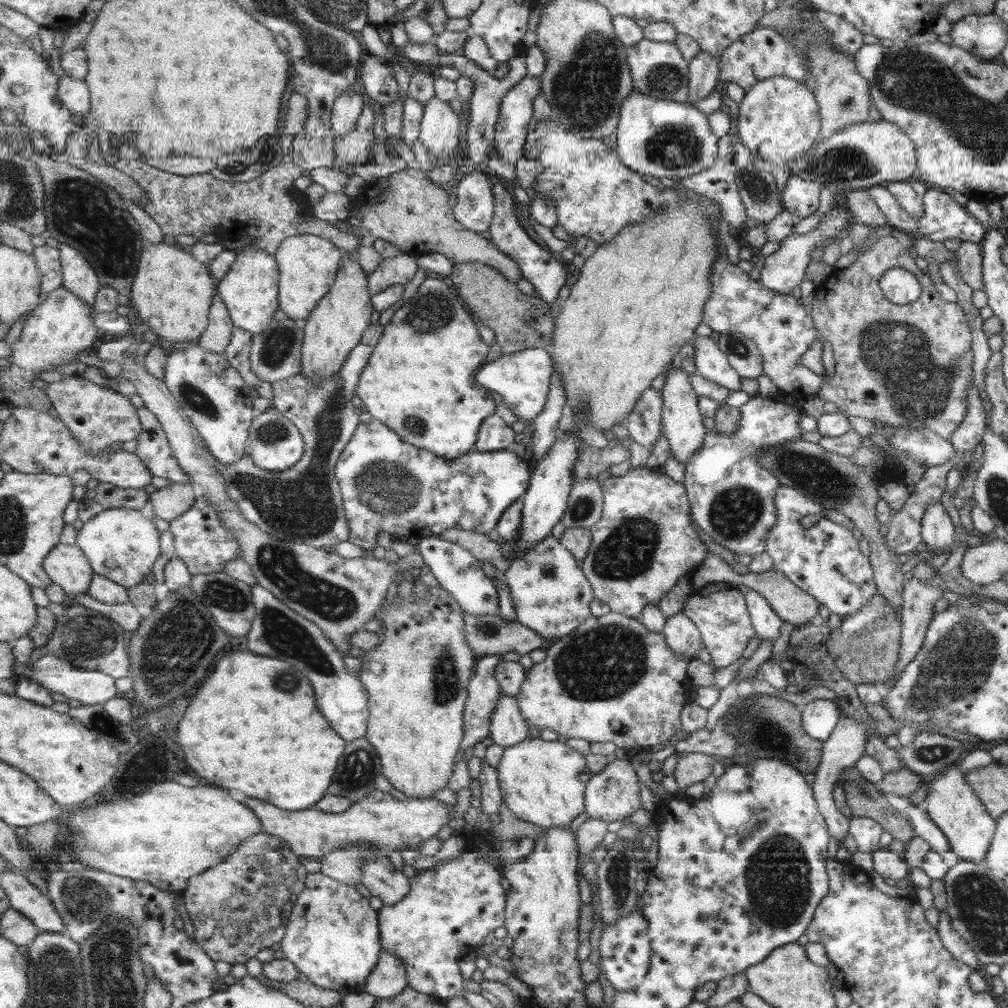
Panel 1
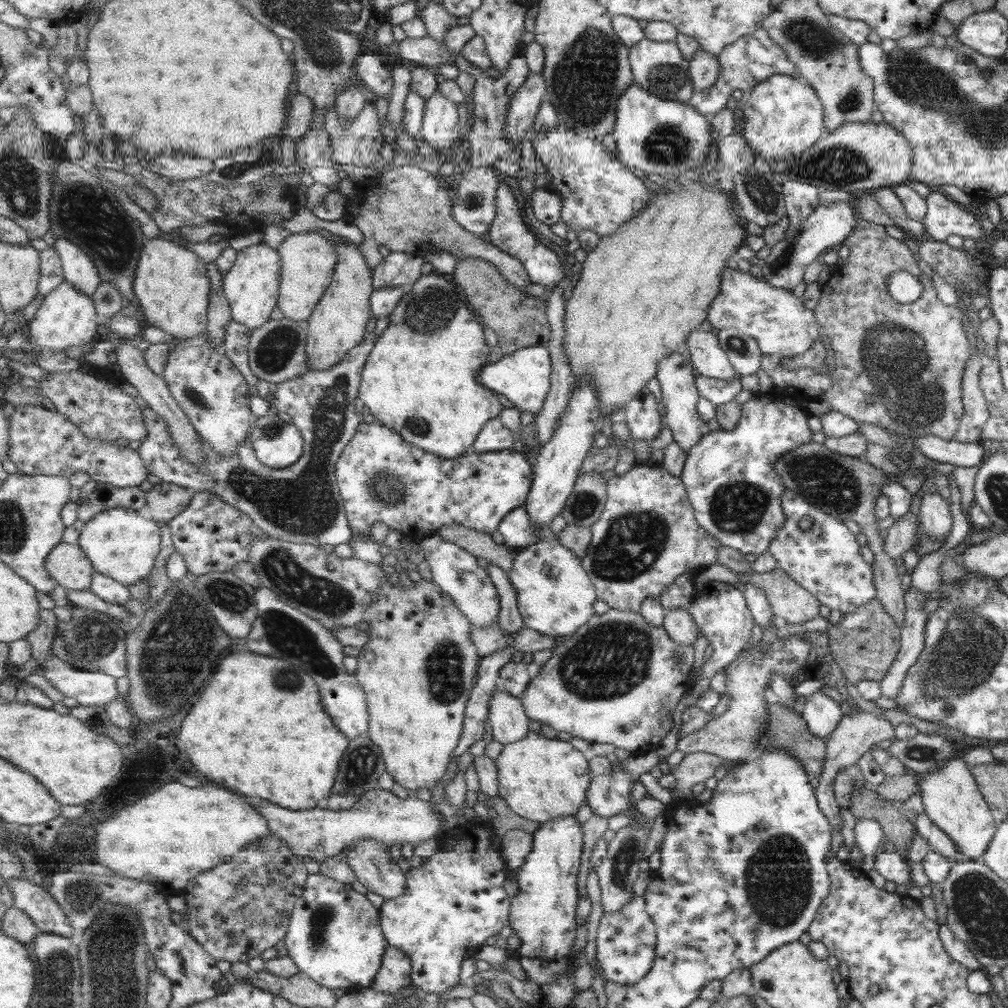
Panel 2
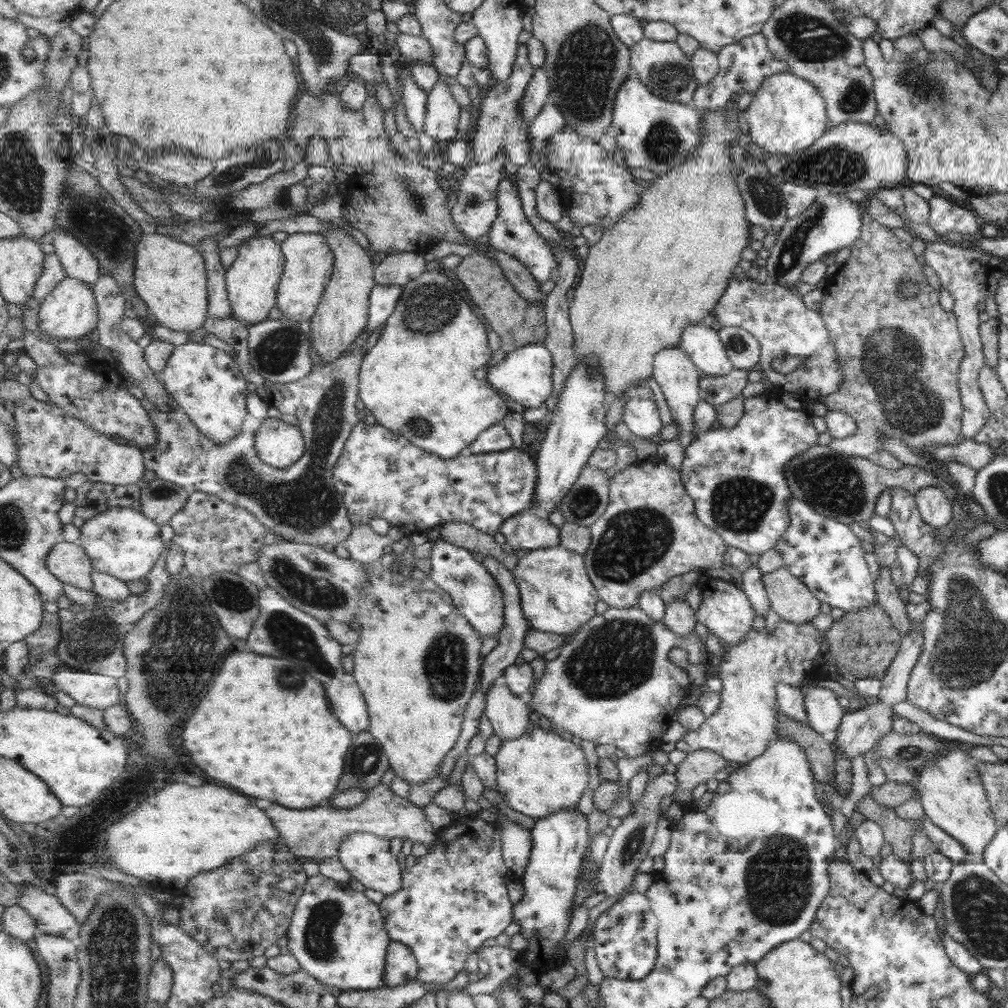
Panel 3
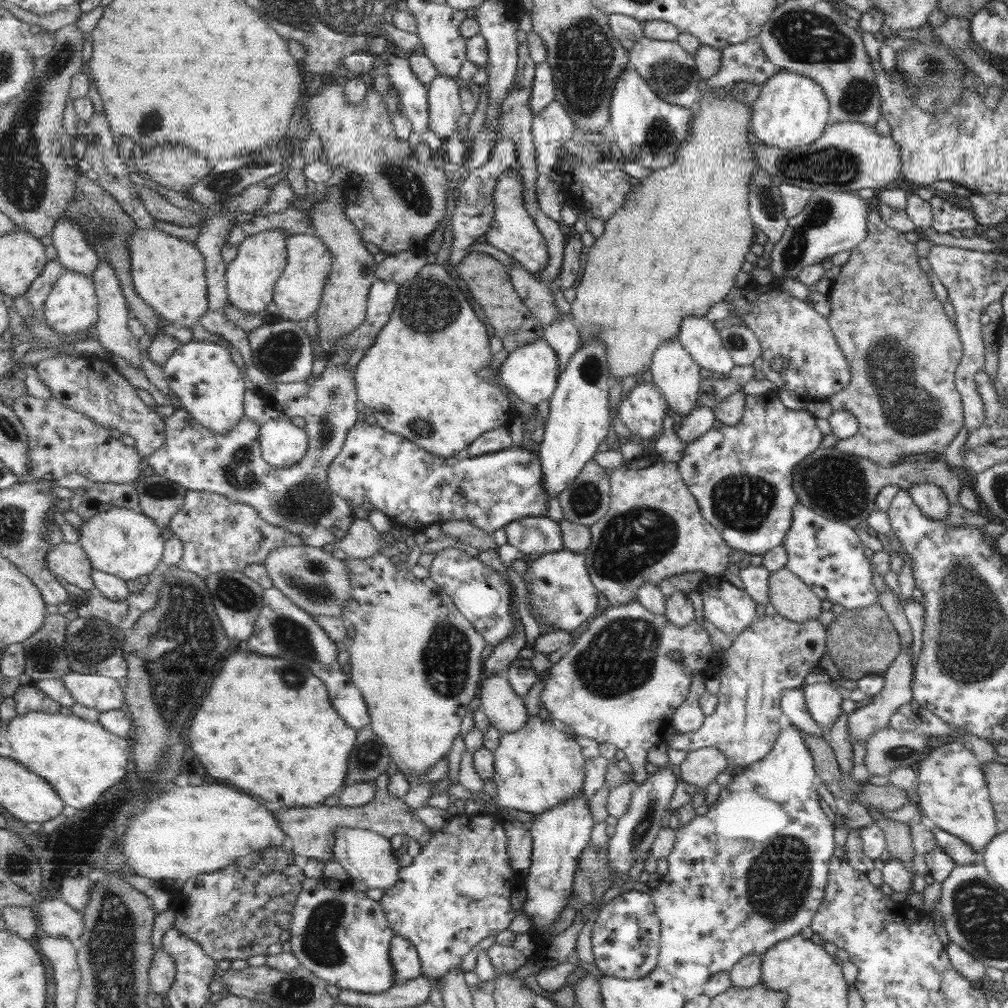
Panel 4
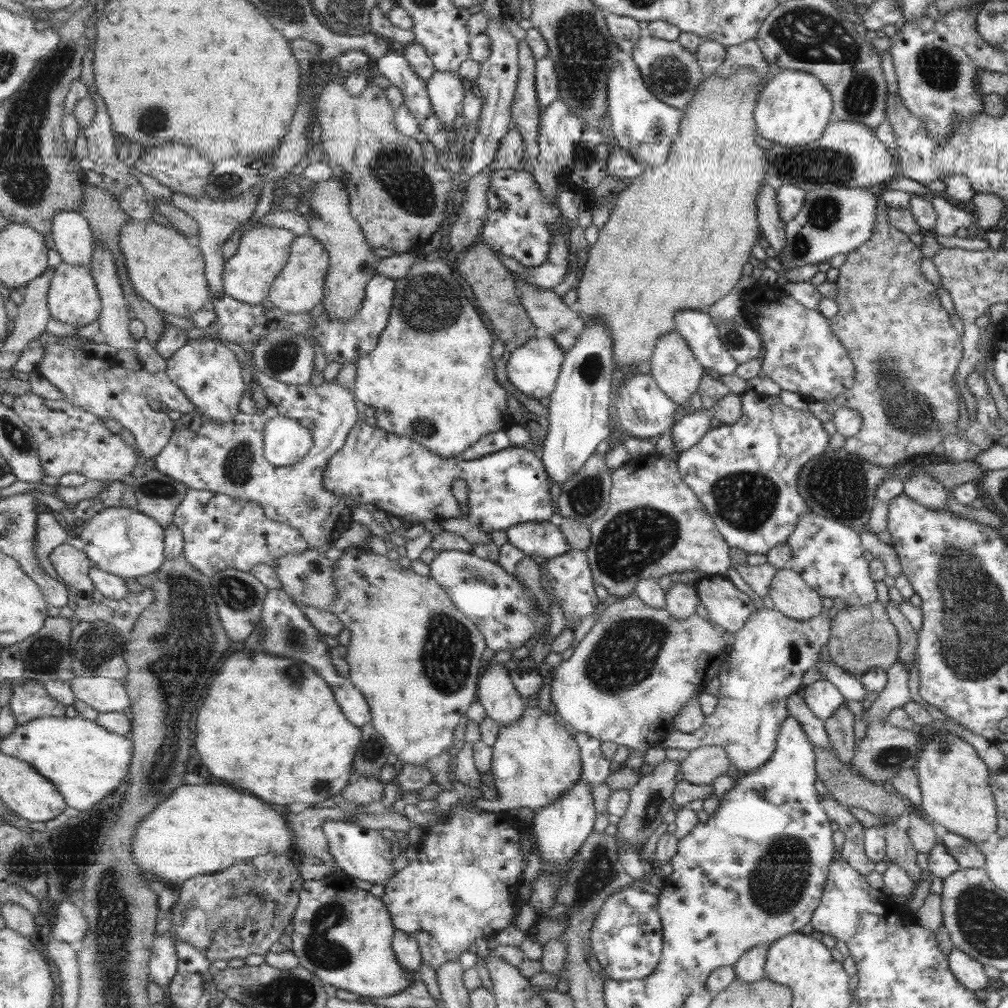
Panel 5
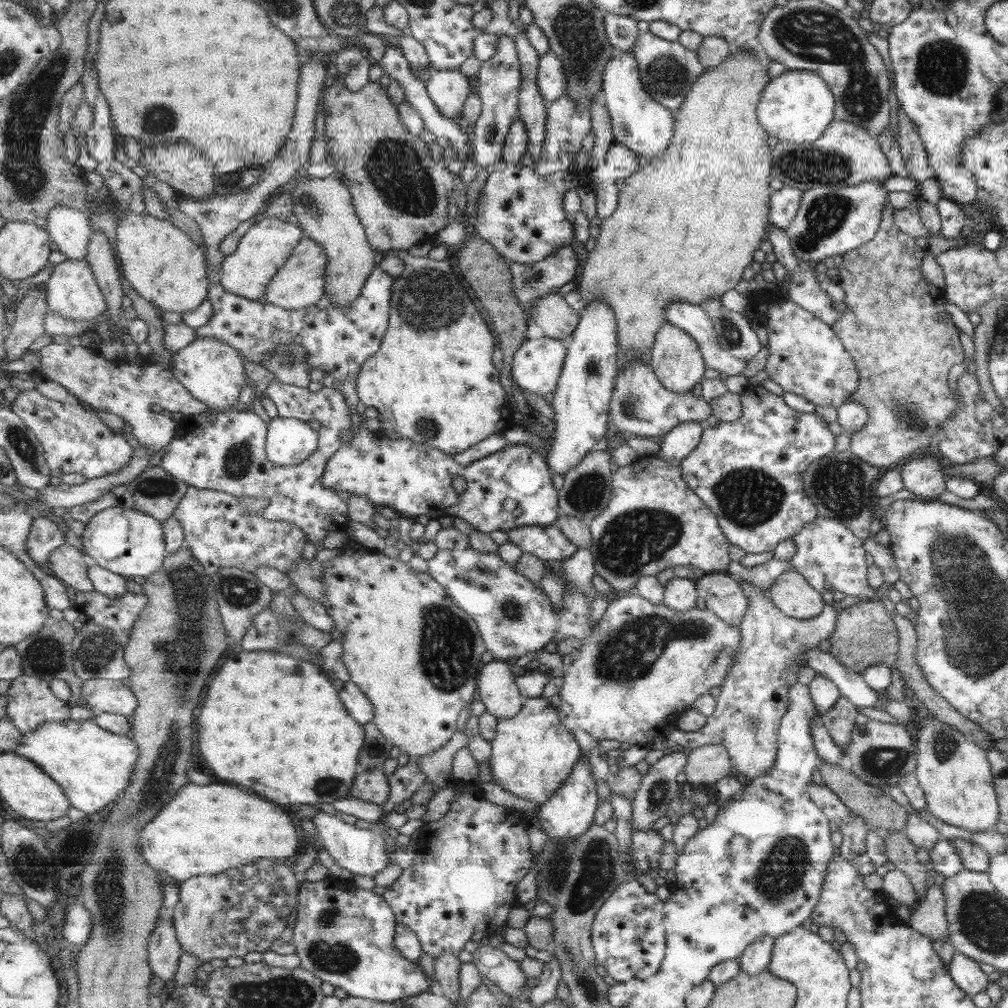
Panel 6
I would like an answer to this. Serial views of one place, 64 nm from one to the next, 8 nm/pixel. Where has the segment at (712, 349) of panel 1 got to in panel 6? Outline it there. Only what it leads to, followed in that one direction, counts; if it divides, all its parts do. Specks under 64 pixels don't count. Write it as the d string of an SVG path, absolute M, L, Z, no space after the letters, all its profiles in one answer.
M675 299L665 307L665 314L667 314L667 321L691 333L697 339L699 351L709 374L723 376L743 374L747 361L735 358L719 348L713 326L700 305Z

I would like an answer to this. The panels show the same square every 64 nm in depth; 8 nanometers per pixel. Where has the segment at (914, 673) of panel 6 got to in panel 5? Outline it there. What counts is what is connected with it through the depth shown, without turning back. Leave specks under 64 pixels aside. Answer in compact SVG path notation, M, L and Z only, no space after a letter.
M889 600L884 606L887 618L891 621L896 635L898 636L897 658L901 666L909 669L913 664L913 654L916 651L916 632L909 624L909 621L897 610L895 604Z

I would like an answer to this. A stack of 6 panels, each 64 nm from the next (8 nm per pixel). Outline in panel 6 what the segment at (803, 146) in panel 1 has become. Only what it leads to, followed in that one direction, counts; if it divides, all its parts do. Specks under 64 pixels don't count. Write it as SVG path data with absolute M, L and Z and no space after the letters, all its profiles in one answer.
M785 69L765 84L757 116L767 136L795 143L814 141L834 119L833 95L819 75L806 70Z

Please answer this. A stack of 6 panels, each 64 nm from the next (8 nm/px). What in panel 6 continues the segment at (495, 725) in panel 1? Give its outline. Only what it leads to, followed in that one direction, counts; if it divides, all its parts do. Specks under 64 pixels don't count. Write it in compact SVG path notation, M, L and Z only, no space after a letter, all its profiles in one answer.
M507 661L484 663L477 686L477 698L498 719L515 717L528 699L521 694L513 667Z

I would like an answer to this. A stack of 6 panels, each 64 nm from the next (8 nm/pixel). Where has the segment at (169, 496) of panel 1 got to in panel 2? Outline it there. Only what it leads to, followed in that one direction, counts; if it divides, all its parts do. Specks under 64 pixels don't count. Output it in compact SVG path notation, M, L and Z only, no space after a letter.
M160 482L146 486L146 514L158 524L168 525L176 518L194 498L191 490L171 482Z

